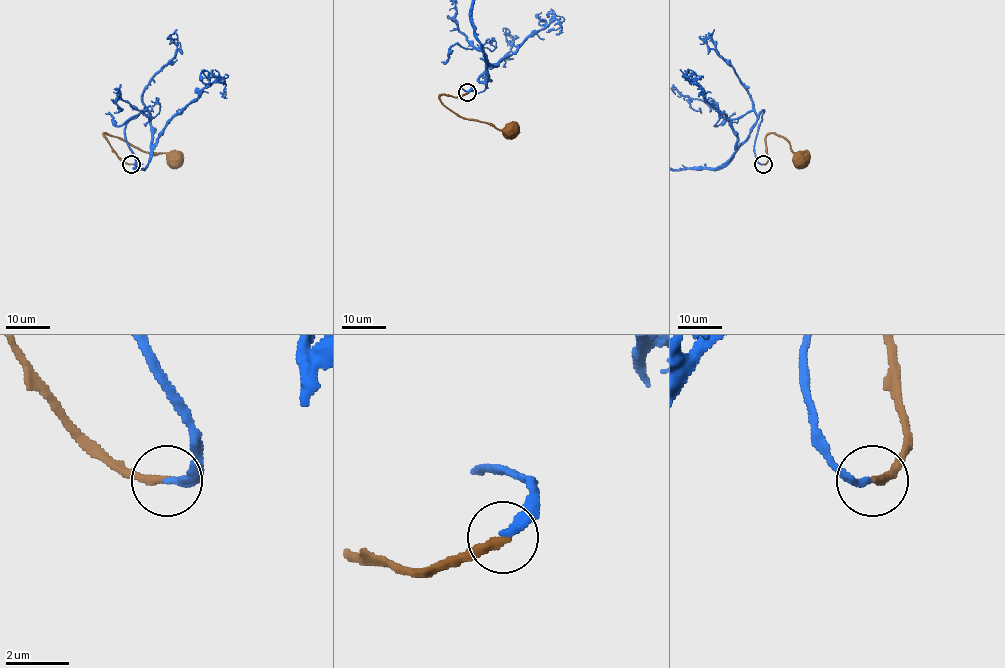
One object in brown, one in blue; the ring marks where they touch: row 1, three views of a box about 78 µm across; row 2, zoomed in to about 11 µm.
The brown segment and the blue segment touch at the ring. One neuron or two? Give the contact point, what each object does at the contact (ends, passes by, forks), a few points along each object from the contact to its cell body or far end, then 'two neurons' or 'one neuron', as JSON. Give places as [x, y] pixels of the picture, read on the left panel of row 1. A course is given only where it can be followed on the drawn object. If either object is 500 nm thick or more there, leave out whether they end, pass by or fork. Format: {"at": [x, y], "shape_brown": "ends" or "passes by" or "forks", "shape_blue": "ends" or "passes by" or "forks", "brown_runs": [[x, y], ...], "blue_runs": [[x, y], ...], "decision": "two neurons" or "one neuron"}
{"at": [131, 164], "shape_brown": "ends", "shape_blue": "ends", "brown_runs": [[131, 164], [122, 159], [105, 133], [147, 152], [176, 153], [180, 156], [177, 161]], "decision": "one neuron"}

